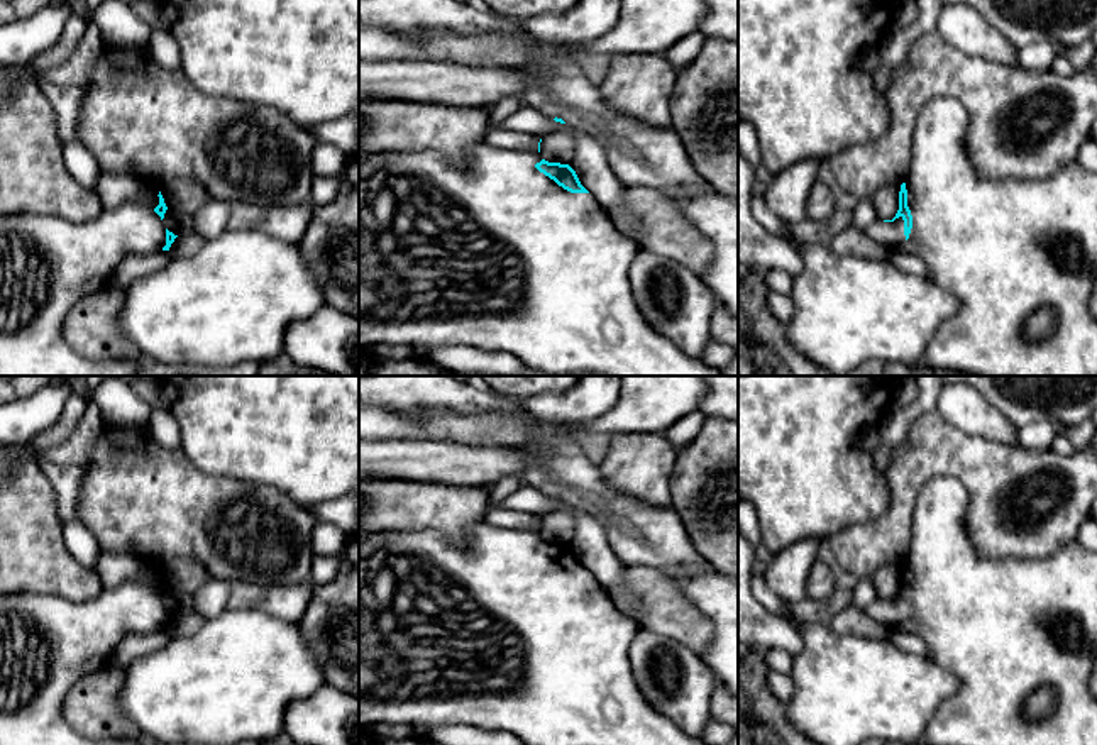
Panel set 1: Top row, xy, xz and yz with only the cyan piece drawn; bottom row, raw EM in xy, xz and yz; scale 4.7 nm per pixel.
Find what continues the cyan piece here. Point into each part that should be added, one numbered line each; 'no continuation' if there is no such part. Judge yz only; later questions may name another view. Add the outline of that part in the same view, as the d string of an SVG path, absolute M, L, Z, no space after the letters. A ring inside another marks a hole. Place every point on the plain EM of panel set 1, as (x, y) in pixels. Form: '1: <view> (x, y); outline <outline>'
1: yz (1004, 629); outline M940 476L928 481L916 501L909 550L904 560L907 586L912 594L911 613L907 616L904 615L902 596L894 601L877 599L865 611L870 618L890 630L906 630L919 635L928 645L928 657L960 681L958 691L941 703L919 742L924 745L1097 745L1097 698L1090 689L1092 669L1097 657L1097 552L1085 549L1075 538L1045 559L984 559L972 545L967 510L968 494L958 479ZM1041 687L1050 687L1055 693L1055 708L1041 720L1028 720L1023 709L1024 703L1031 693Z

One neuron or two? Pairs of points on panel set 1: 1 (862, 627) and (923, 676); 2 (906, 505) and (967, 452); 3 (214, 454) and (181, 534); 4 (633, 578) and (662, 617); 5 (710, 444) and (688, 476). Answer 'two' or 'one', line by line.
1: two
2: one
3: two
4: one
5: one

